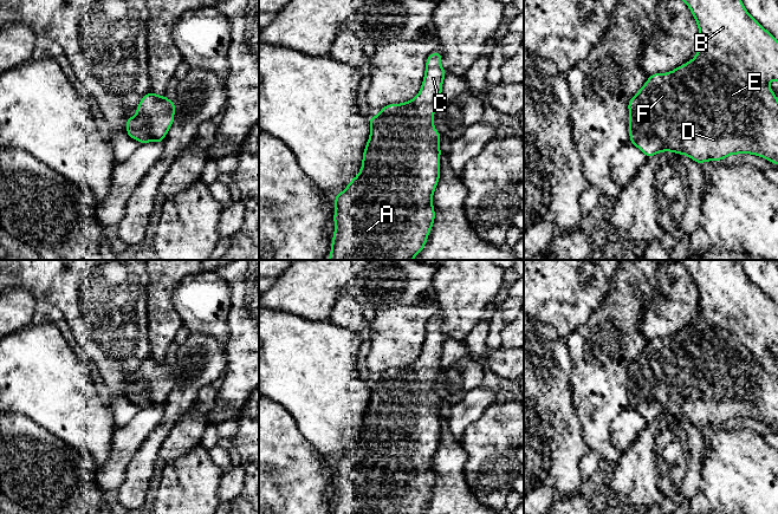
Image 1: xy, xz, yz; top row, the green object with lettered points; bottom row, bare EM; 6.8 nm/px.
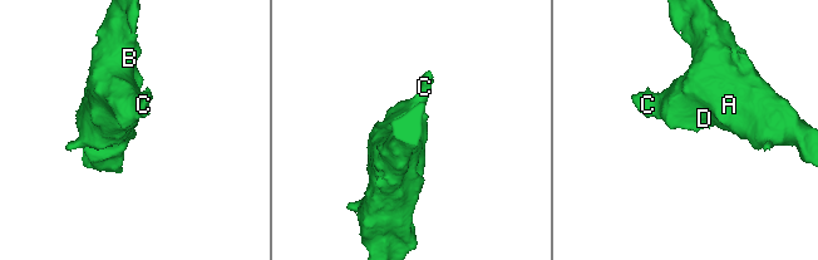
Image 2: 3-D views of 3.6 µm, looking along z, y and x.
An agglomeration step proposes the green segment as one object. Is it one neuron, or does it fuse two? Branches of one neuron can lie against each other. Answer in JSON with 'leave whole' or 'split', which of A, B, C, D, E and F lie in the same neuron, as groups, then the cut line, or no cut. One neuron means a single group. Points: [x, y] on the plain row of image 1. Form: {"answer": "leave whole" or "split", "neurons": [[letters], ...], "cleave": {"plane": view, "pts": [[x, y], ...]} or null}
{"answer": "leave whole", "neurons": [["A", "B", "C", "D", "E", "F"]], "cleave": null}

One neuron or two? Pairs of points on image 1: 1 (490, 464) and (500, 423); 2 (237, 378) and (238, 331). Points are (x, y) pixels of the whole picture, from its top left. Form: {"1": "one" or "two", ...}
{"1": "one", "2": "one"}

